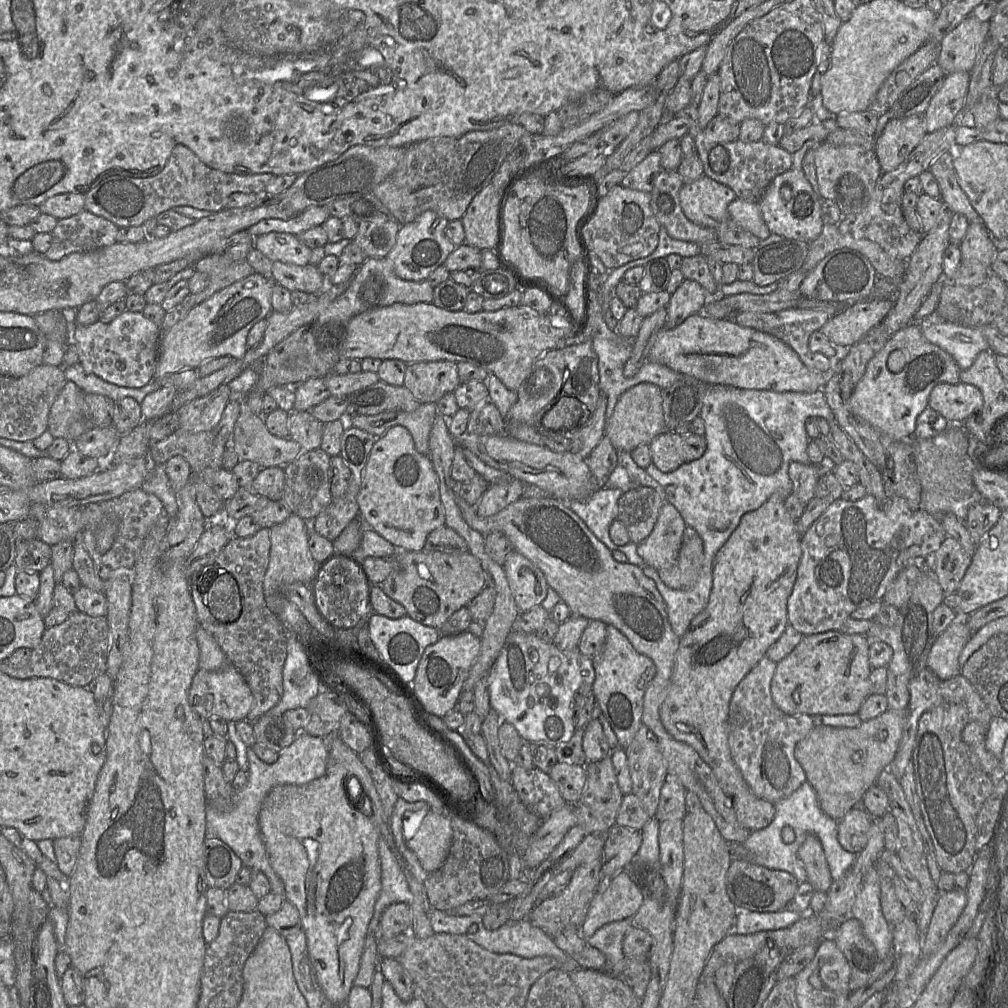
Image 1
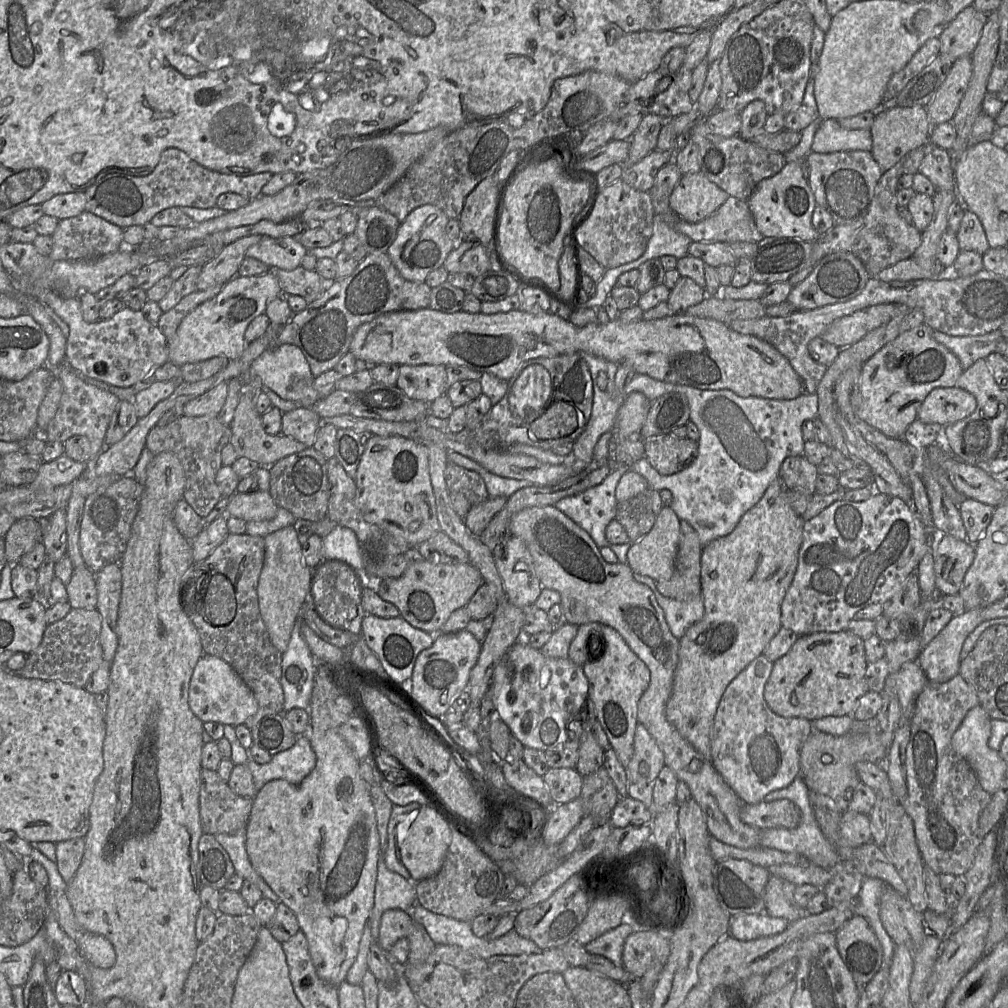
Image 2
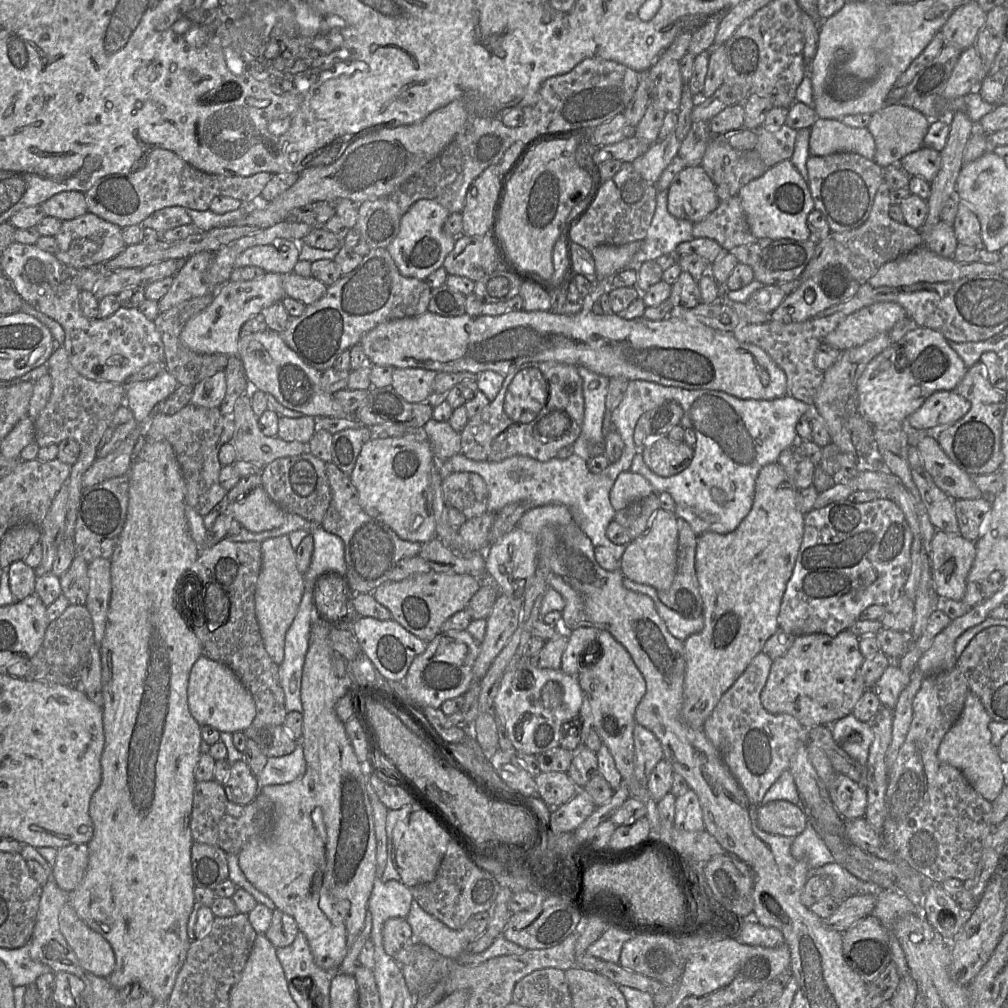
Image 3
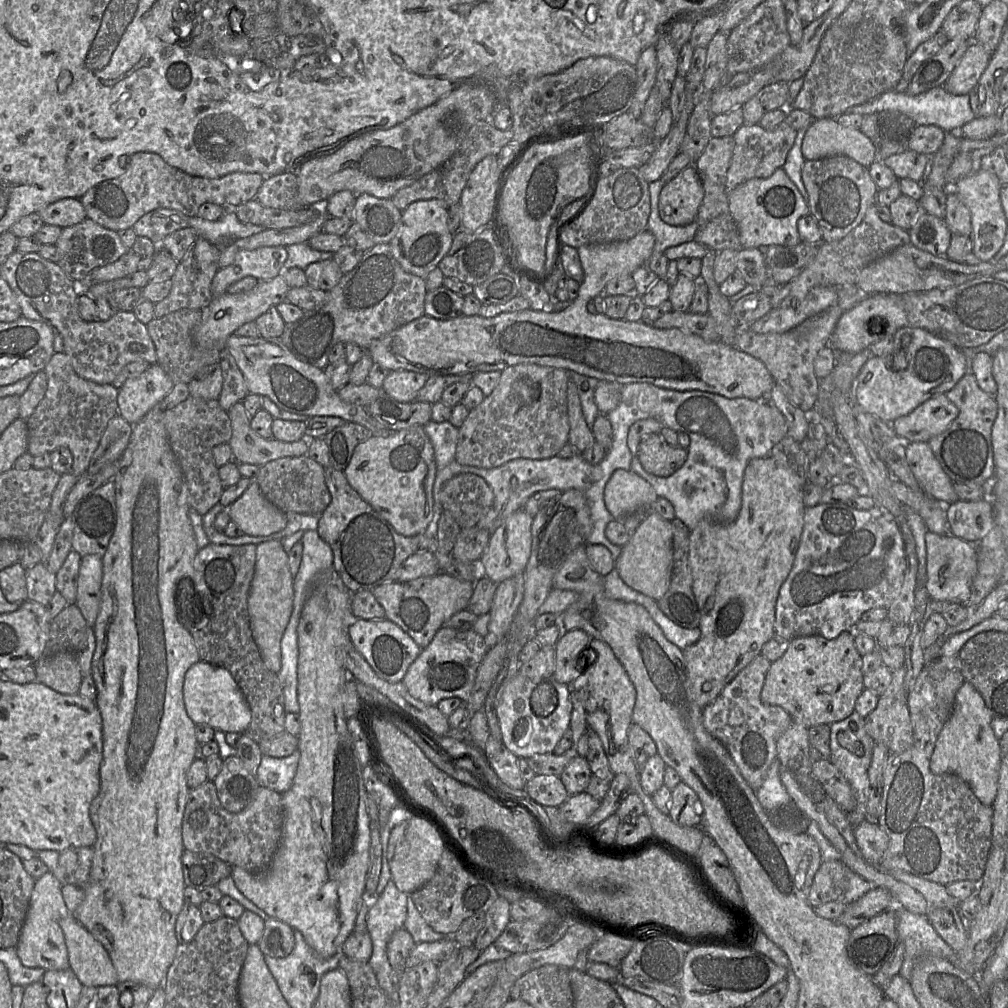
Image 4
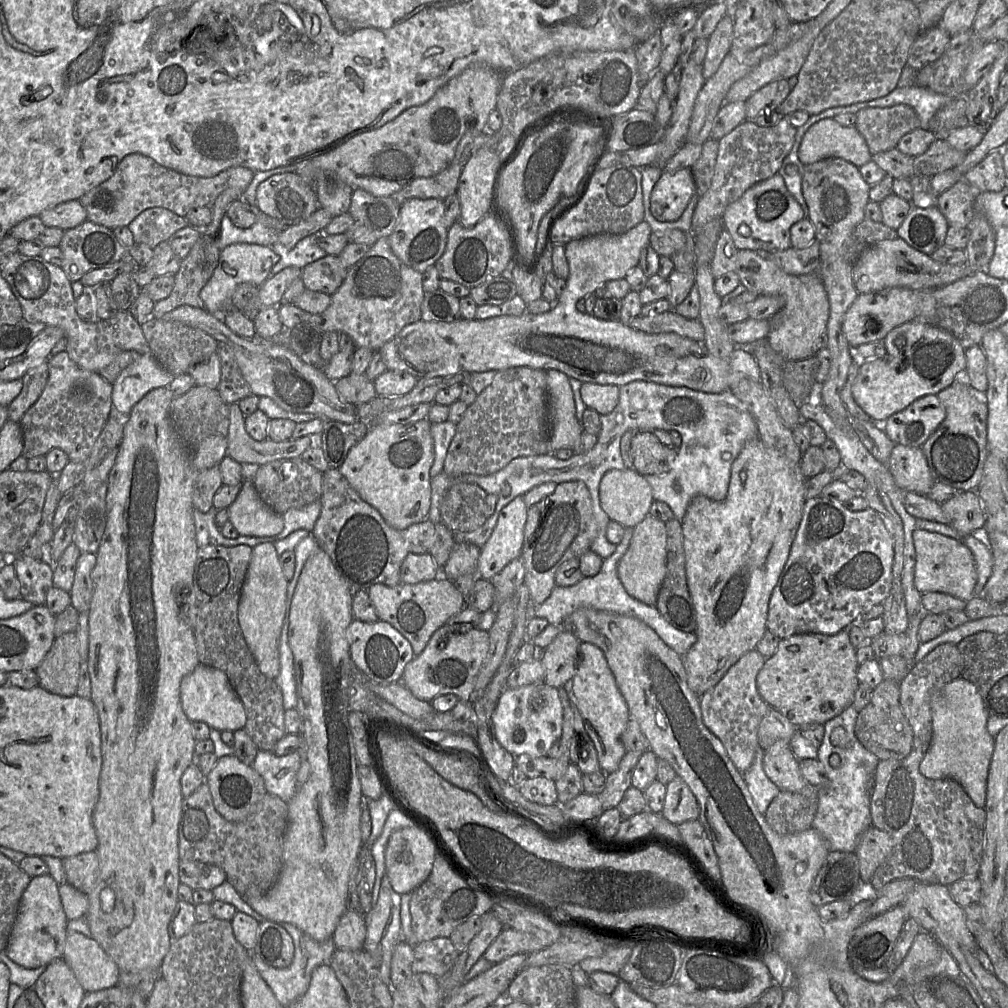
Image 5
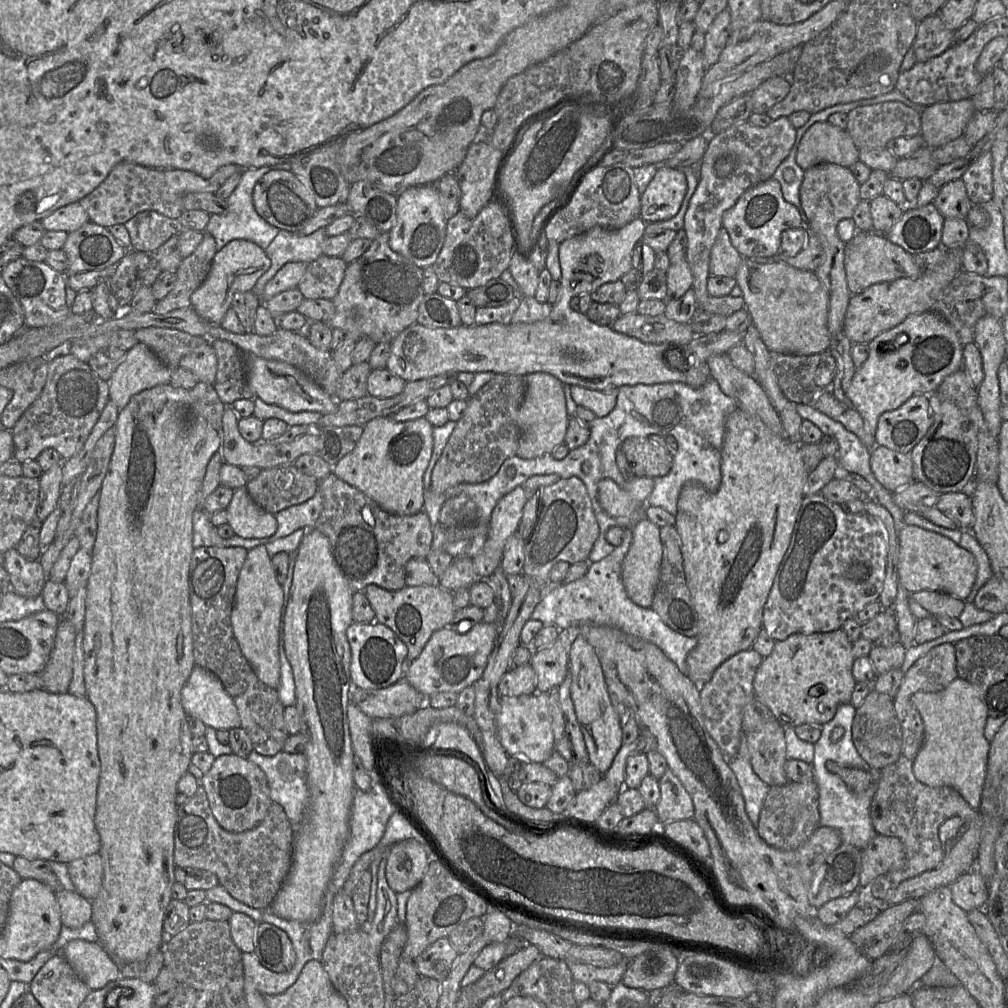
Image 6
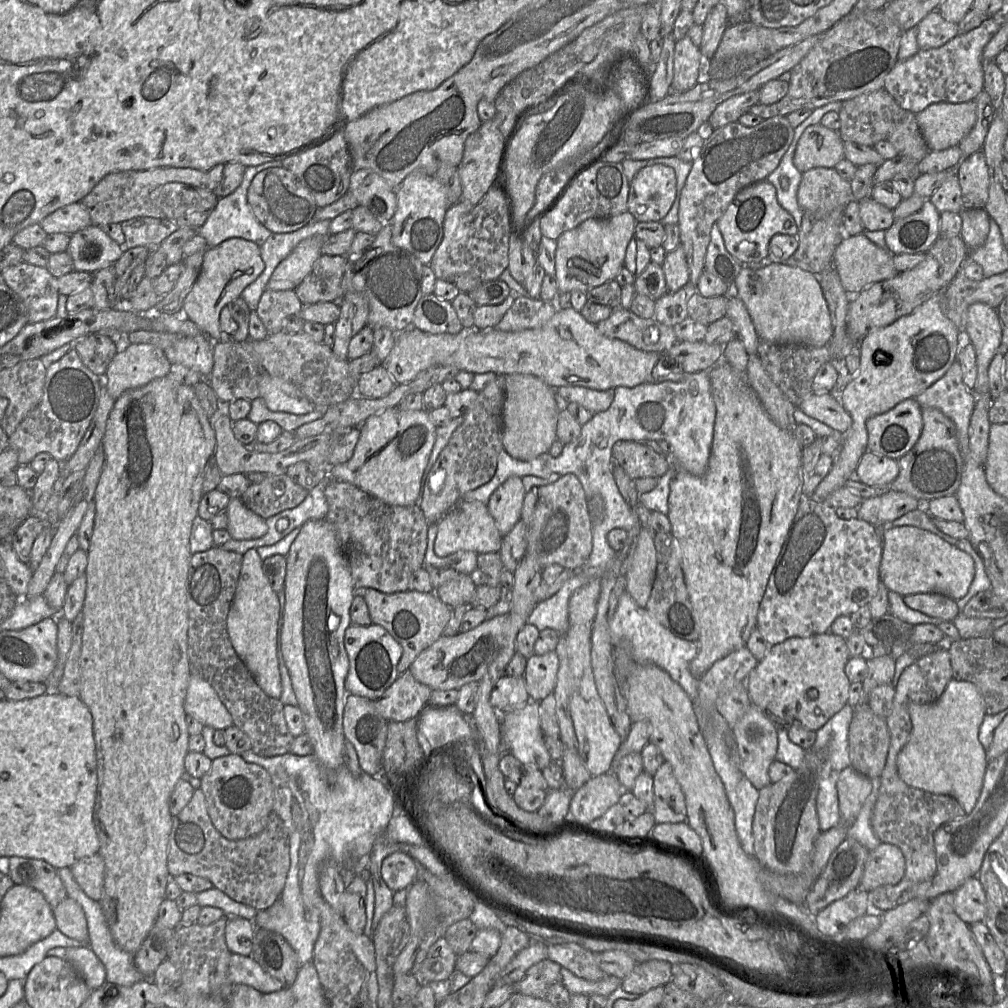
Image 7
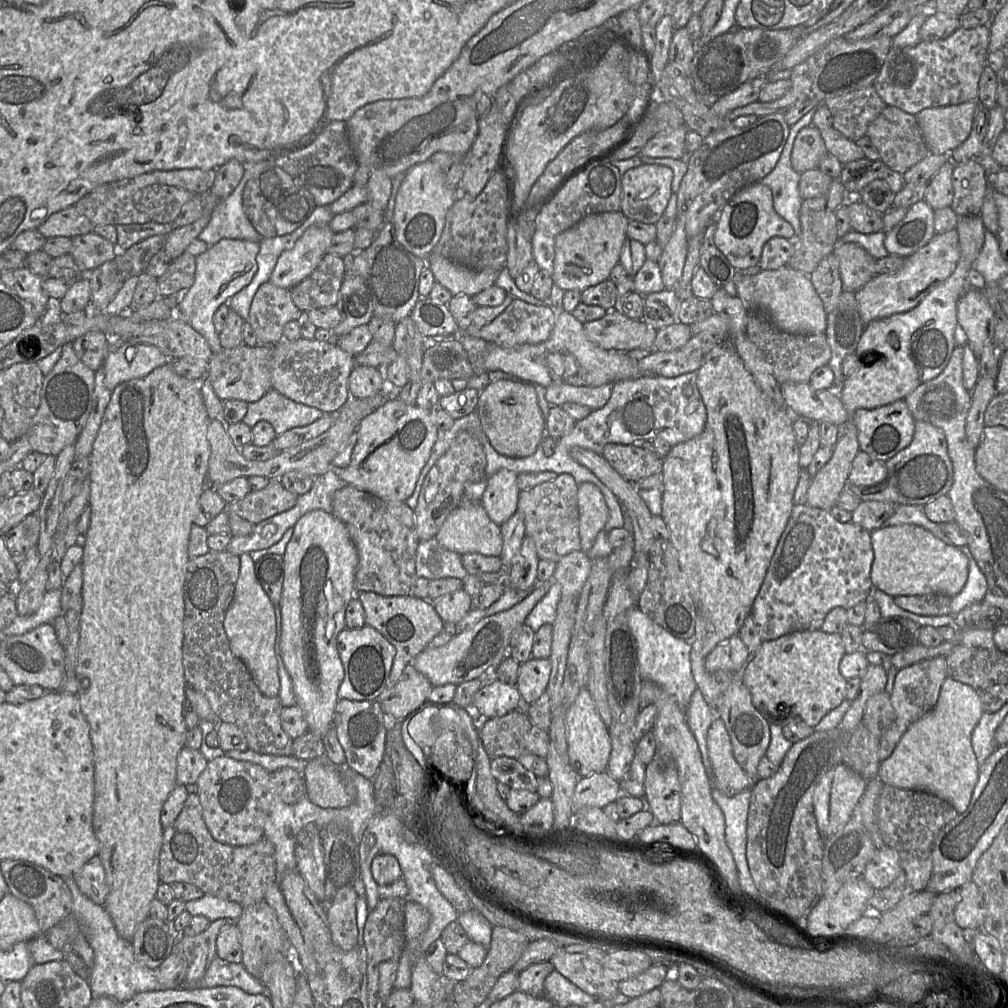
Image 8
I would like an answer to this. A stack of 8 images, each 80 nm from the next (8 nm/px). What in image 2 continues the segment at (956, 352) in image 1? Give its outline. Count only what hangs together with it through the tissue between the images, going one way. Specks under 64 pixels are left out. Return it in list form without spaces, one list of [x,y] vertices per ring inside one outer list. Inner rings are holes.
[[[999,330],[976,336],[951,336],[934,331],[932,336],[958,358],[963,370],[971,367],[978,359],[986,359],[991,353],[997,352],[998,343],[1004,339]]]

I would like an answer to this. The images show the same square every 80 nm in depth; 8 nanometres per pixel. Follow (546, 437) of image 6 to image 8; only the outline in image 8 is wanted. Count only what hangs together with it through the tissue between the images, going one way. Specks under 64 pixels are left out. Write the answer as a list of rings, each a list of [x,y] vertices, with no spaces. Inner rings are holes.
[[[510,379],[490,383],[480,392],[476,412],[490,445],[503,456],[528,457],[538,449],[546,435],[545,414],[539,405],[536,386],[532,383]]]

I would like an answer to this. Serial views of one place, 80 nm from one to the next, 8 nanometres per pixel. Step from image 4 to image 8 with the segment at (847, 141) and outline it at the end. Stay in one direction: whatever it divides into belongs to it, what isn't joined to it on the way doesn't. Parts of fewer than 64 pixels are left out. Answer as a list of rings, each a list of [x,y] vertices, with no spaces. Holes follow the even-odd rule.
[[[807,126],[798,133],[791,154],[791,164],[795,171],[803,173],[816,169],[821,159],[828,155],[820,129]]]

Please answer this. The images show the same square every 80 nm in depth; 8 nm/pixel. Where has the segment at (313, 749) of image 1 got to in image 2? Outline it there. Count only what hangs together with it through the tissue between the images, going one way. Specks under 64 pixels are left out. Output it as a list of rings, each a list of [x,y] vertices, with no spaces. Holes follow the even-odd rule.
[[[299,735],[291,748],[273,755],[268,763],[258,764],[248,758],[246,765],[258,792],[267,782],[276,779],[300,783],[314,769],[316,755],[308,736]],[[241,828],[234,833],[221,833],[213,836],[228,853],[234,866],[235,874],[241,876],[244,880],[248,880],[257,885],[264,898],[268,898],[273,902],[278,903],[278,896],[254,870],[249,860],[246,851],[246,828]]]

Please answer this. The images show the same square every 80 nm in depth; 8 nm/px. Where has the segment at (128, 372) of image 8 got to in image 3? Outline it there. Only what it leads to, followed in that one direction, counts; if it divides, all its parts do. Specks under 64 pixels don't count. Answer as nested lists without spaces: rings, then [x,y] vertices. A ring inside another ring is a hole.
[[[164,370],[153,379],[124,383],[124,385],[124,403],[132,411],[136,422],[140,425],[147,424],[154,414],[155,406],[164,402],[179,384],[171,374]]]

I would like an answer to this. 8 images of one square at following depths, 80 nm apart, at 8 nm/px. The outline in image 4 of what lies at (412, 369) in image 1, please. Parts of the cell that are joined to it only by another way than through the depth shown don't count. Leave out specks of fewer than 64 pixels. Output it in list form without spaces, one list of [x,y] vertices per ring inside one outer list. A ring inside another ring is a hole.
[[[408,370],[390,371],[381,389],[399,402],[410,403],[416,400],[419,390],[429,377],[427,374]]]

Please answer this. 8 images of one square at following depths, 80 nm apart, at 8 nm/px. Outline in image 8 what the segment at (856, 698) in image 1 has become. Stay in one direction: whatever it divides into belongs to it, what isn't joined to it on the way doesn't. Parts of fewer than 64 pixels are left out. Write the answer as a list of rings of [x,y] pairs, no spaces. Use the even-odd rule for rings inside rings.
[[[819,630],[796,631],[775,640],[763,641],[759,650],[740,672],[740,677],[751,693],[757,710],[770,723],[786,725],[790,722],[805,722],[815,727],[832,709],[847,698],[847,679],[840,672],[840,662],[846,654],[841,635]]]

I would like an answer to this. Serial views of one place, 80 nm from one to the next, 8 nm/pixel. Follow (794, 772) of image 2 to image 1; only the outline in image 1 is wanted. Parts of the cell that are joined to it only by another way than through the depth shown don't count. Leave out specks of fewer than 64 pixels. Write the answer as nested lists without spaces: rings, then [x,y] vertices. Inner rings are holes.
[[[765,655],[736,687],[730,701],[728,716],[728,743],[735,764],[753,793],[774,805],[789,797],[807,781],[805,771],[795,757],[795,748],[815,727],[812,716],[791,716],[774,704],[771,682],[776,668],[777,663]]]

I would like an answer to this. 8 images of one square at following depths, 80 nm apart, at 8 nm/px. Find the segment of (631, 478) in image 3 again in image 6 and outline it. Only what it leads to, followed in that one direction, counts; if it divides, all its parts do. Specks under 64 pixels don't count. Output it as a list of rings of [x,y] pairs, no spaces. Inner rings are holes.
[[[635,476],[623,487],[611,478],[604,478],[598,483],[598,501],[601,508],[613,517],[631,516],[646,506],[653,487],[651,477]]]

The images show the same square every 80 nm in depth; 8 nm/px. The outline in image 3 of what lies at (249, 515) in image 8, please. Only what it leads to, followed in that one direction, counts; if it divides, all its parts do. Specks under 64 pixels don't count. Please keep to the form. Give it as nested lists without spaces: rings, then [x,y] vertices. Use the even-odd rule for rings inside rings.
[[[307,449],[303,453],[274,460],[261,471],[261,487],[286,513],[297,514],[314,526],[320,526],[331,503],[331,487],[326,474],[326,463]]]

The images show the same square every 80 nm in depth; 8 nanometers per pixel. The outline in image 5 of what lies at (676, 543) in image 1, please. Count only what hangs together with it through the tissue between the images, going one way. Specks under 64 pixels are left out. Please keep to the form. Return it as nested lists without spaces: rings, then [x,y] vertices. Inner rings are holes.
[[[650,515],[633,528],[630,544],[618,564],[618,577],[626,592],[634,599],[655,606],[666,576],[666,523]]]

